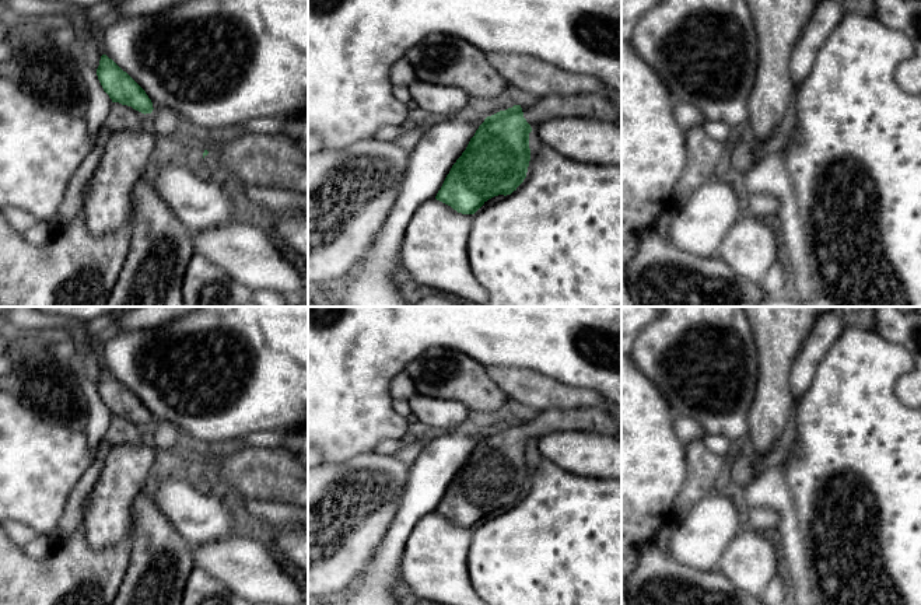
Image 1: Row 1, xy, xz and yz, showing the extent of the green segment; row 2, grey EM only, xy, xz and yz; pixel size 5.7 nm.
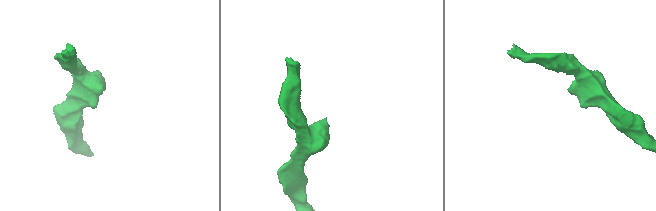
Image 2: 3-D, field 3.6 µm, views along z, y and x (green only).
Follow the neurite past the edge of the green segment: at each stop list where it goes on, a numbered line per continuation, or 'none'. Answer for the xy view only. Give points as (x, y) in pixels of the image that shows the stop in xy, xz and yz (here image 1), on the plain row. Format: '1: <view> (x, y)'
1: xy (266, 474)

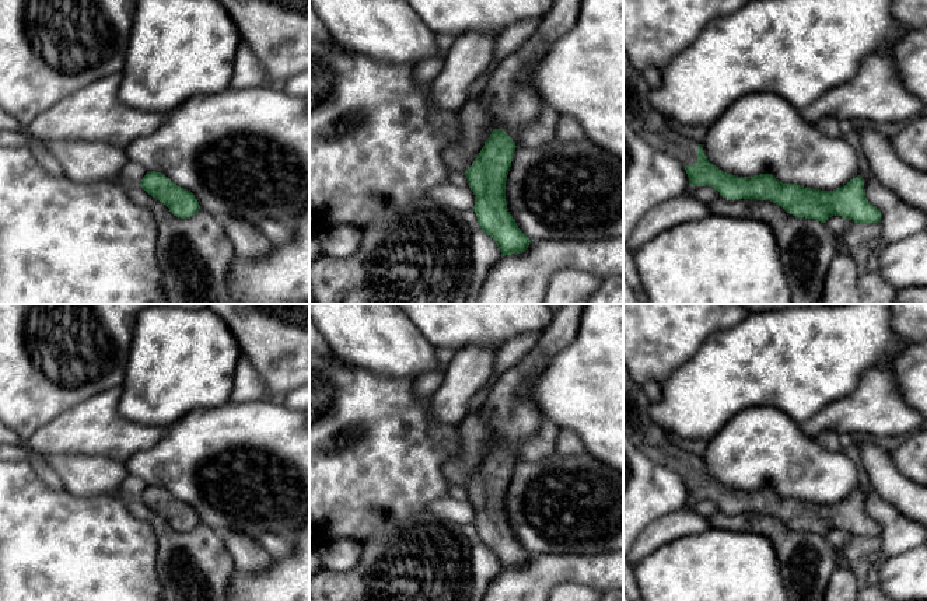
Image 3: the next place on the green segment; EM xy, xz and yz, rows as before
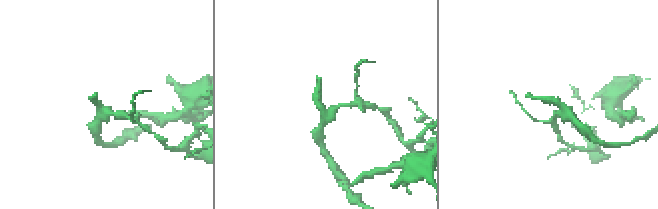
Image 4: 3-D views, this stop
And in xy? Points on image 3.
none

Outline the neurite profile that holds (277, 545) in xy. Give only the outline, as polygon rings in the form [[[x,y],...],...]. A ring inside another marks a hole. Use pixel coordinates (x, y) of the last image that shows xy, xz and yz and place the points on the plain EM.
[[[267,531],[259,535],[256,541],[269,552],[272,558],[286,558],[294,546],[291,538]]]

